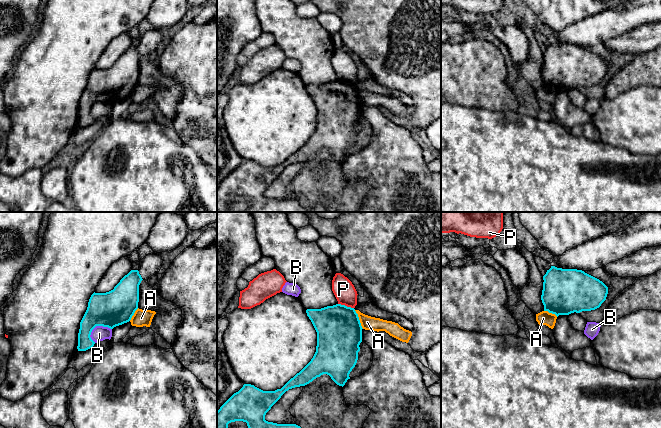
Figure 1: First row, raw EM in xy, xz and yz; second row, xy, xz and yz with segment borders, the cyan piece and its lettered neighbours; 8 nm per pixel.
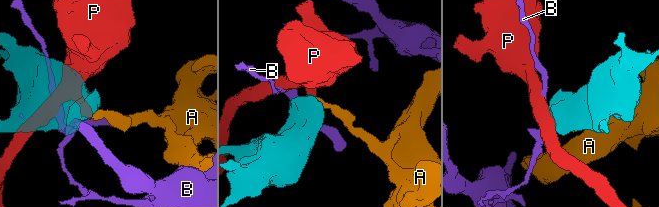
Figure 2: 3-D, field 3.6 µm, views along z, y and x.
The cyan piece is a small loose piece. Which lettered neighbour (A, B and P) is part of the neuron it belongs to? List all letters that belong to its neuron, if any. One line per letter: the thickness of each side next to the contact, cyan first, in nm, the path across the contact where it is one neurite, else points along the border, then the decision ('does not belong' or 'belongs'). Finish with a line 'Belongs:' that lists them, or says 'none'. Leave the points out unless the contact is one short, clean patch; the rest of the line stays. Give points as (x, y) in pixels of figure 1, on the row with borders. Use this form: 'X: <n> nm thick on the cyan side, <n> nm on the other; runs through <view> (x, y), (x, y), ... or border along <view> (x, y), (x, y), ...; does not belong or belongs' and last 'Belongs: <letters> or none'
A: 360 nm thick on the cyan side, 110 nm on the other; border along xz (354, 310), (363, 328); does not belong
B: 280 nm thick on the cyan side, 120 nm on the other; border along xy (111, 328), (96, 326), (89, 336); does not belong
P: 360 nm thick on the cyan side, 170 nm on the other; border along xz (338, 303), (353, 308); does not belong
Belongs: none

